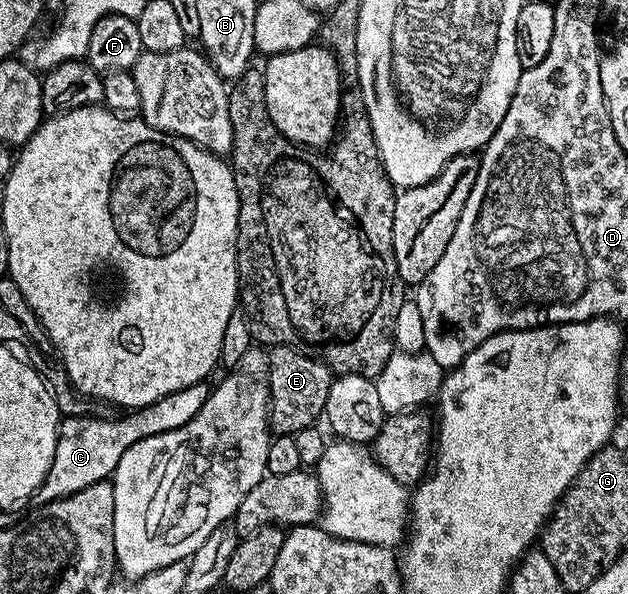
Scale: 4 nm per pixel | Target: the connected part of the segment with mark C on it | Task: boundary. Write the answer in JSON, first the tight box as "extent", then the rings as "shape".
{"extent":[34,382,210,504],"shape":[[[207,382],[195,383],[186,389],[178,389],[145,407],[135,408],[134,413],[124,413],[121,419],[92,419],[91,414],[69,415],[61,418],[59,435],[53,464],[46,473],[45,480],[34,496],[37,504],[58,501],[86,489],[86,485],[103,483],[116,471],[118,461],[130,445],[139,439],[170,433],[170,429],[182,429],[206,405],[210,387]]]}

